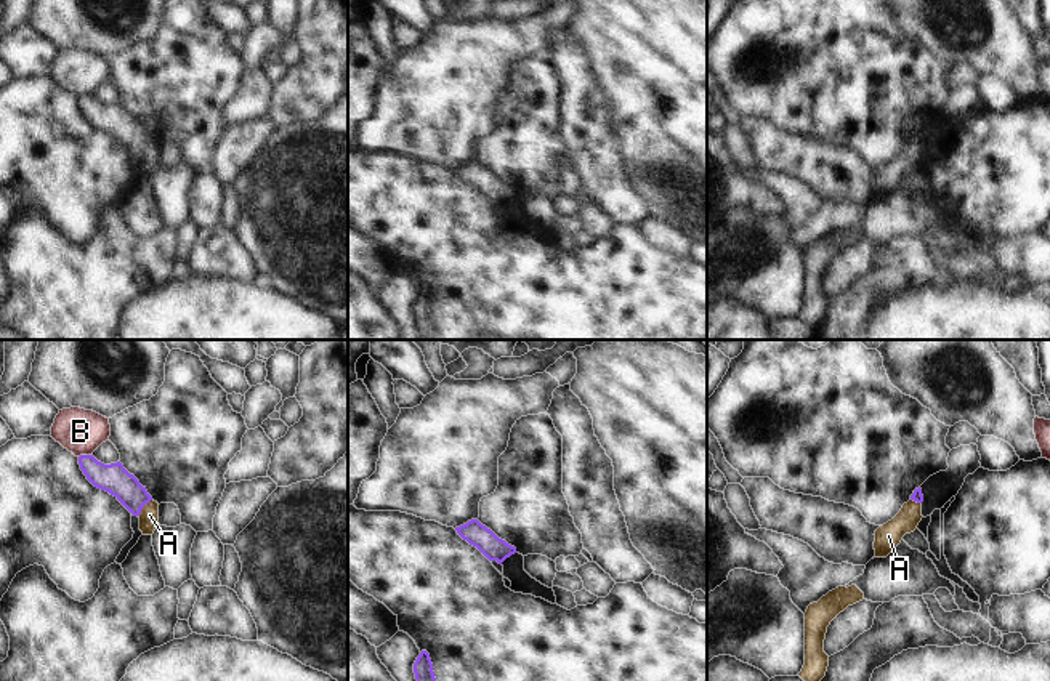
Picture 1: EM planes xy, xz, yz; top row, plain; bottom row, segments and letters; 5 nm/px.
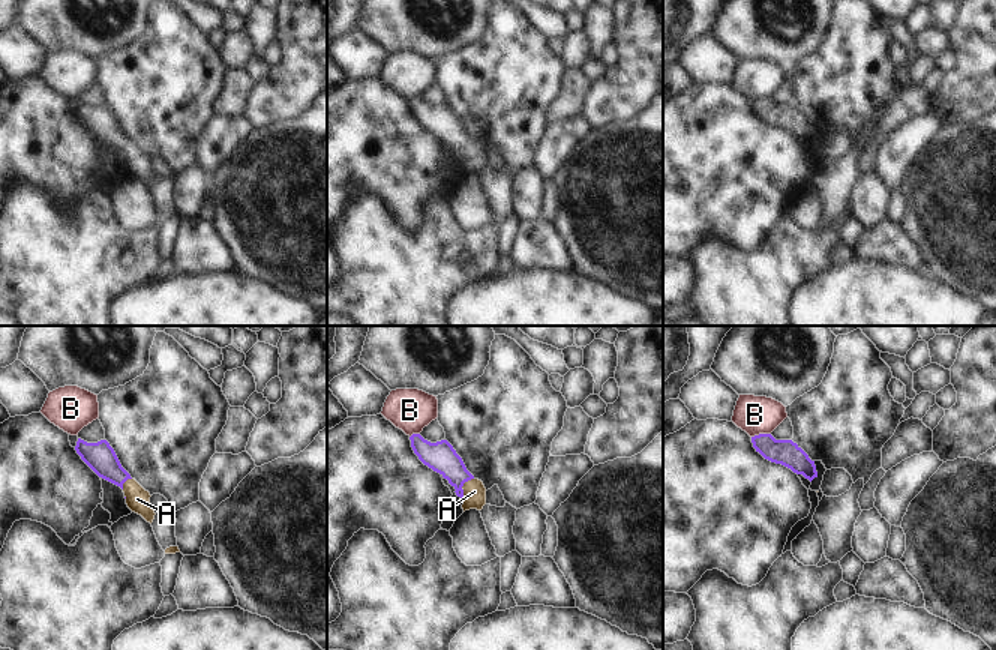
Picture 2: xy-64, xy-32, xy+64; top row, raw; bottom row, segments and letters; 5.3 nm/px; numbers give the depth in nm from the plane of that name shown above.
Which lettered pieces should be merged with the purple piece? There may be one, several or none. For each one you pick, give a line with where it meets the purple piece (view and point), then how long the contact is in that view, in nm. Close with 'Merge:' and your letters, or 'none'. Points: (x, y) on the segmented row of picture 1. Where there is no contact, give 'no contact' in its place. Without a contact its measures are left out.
A: contact xy (141, 508); length 120 nm
Merge: A

